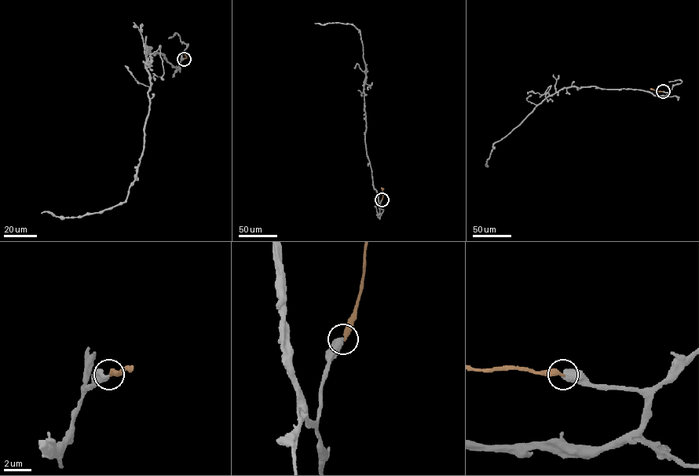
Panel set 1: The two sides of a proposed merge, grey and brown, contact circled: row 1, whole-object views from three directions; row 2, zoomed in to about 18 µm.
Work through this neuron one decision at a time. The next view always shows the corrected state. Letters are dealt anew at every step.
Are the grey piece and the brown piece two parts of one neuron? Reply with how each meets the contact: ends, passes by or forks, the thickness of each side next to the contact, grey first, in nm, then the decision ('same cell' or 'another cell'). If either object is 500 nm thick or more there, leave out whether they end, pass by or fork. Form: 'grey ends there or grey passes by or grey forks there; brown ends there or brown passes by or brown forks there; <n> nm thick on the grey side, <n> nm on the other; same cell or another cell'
550 nm thick on the grey side, 340 nm on the other; same cell

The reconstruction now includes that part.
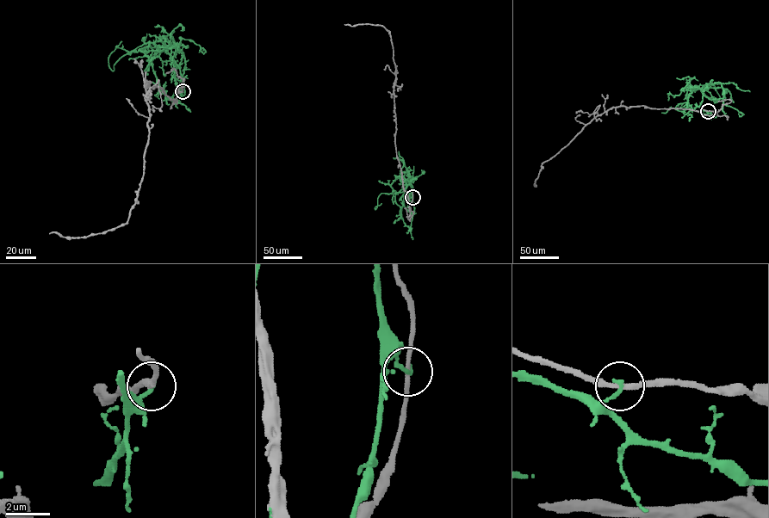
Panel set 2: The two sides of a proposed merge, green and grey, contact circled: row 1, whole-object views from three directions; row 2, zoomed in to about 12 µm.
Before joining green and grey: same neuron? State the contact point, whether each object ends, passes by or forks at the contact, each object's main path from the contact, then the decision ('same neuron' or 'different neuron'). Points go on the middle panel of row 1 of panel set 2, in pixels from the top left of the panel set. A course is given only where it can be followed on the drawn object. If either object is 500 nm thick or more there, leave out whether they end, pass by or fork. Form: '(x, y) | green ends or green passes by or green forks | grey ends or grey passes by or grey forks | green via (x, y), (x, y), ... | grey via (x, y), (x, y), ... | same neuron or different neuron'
(412, 197) | green ends | grey passes by | green via (412, 197), (412, 189), (396, 192), (391, 186), (397, 176), (400, 177), (404, 161), (399, 151) | grey via (412, 197), (410, 206), (396, 156), (393, 89), (395, 66), (390, 33), (381, 25), (344, 24) | different neuron

